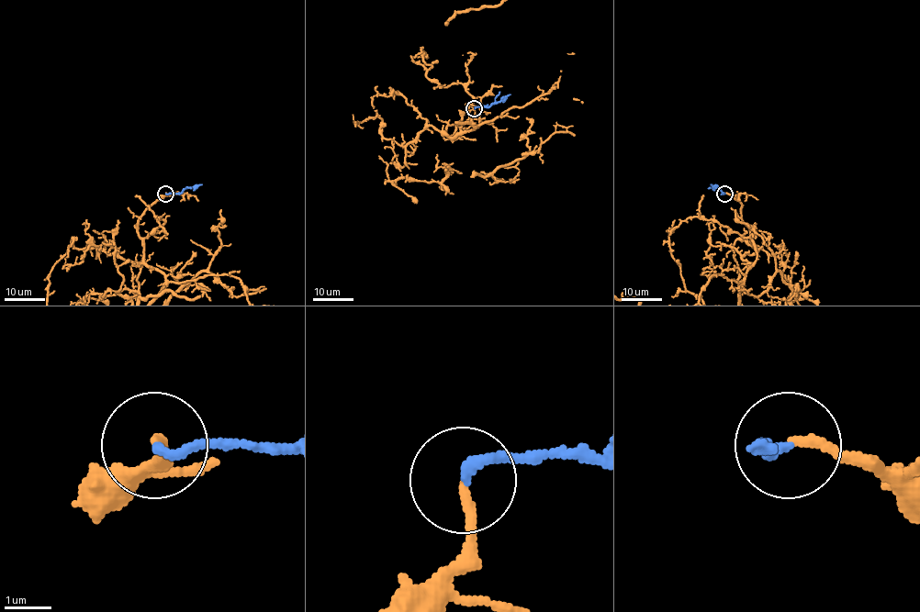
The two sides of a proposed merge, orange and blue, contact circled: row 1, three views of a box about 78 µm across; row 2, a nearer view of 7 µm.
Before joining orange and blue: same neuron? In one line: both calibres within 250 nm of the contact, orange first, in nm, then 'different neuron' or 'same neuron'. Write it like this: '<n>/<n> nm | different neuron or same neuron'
200/220 nm | same neuron

